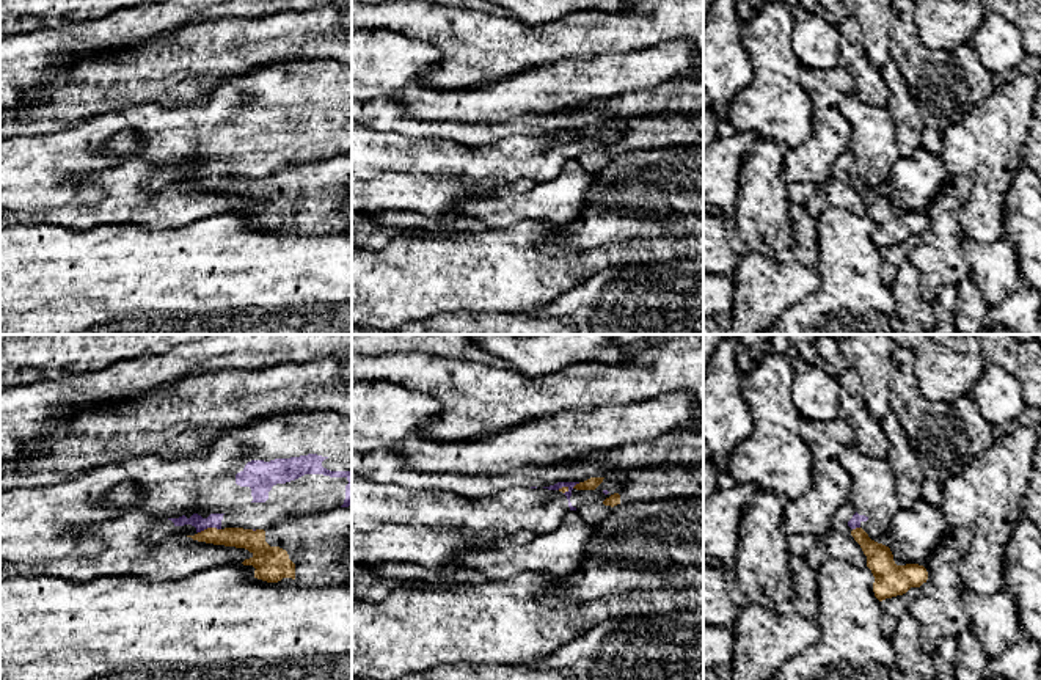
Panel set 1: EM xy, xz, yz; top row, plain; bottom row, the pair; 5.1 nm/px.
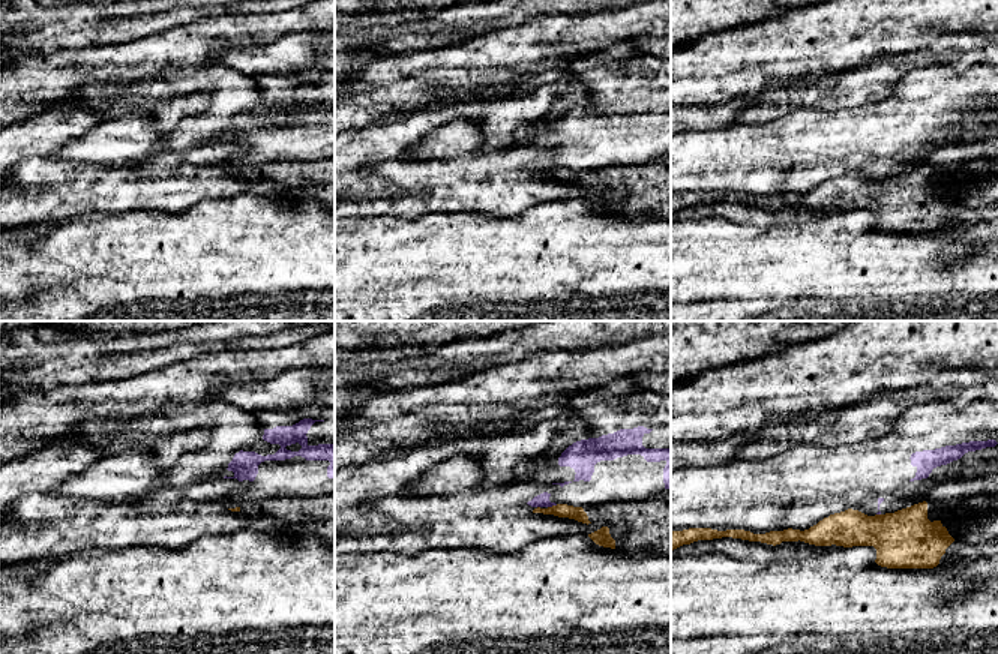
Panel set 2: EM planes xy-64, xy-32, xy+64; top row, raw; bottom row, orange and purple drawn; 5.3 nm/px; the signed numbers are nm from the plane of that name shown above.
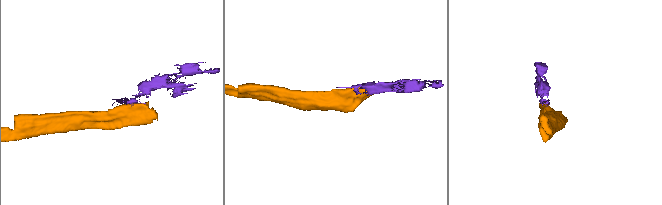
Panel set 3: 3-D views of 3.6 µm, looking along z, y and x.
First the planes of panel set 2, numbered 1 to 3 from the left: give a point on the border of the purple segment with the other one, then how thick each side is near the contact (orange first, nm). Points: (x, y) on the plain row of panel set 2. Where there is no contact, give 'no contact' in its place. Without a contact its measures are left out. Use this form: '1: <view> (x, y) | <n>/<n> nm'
1: no contact
2: xy-32 (553, 170) | 80/70 nm
3: xy+64 (878, 179) | 320/20 nm

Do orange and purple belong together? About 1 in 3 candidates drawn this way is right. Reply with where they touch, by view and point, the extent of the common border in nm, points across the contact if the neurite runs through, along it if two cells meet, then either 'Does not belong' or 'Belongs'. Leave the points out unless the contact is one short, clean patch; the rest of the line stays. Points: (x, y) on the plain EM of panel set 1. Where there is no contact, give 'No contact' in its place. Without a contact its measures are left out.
Touches orange at xy (209, 176). Shared border 120 nm. Boundary: xy (220, 176), (204, 176), (198, 181). Does not belong

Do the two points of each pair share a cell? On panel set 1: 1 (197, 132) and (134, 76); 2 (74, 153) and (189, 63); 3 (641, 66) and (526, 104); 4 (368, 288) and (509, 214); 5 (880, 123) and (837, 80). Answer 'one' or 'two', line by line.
1: two
2: two
3: one
4: two
5: two

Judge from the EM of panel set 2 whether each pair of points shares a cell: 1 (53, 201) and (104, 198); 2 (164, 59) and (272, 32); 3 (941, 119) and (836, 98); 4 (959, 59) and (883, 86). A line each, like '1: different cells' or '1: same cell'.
1: same cell
2: same cell
3: different cells
4: same cell

